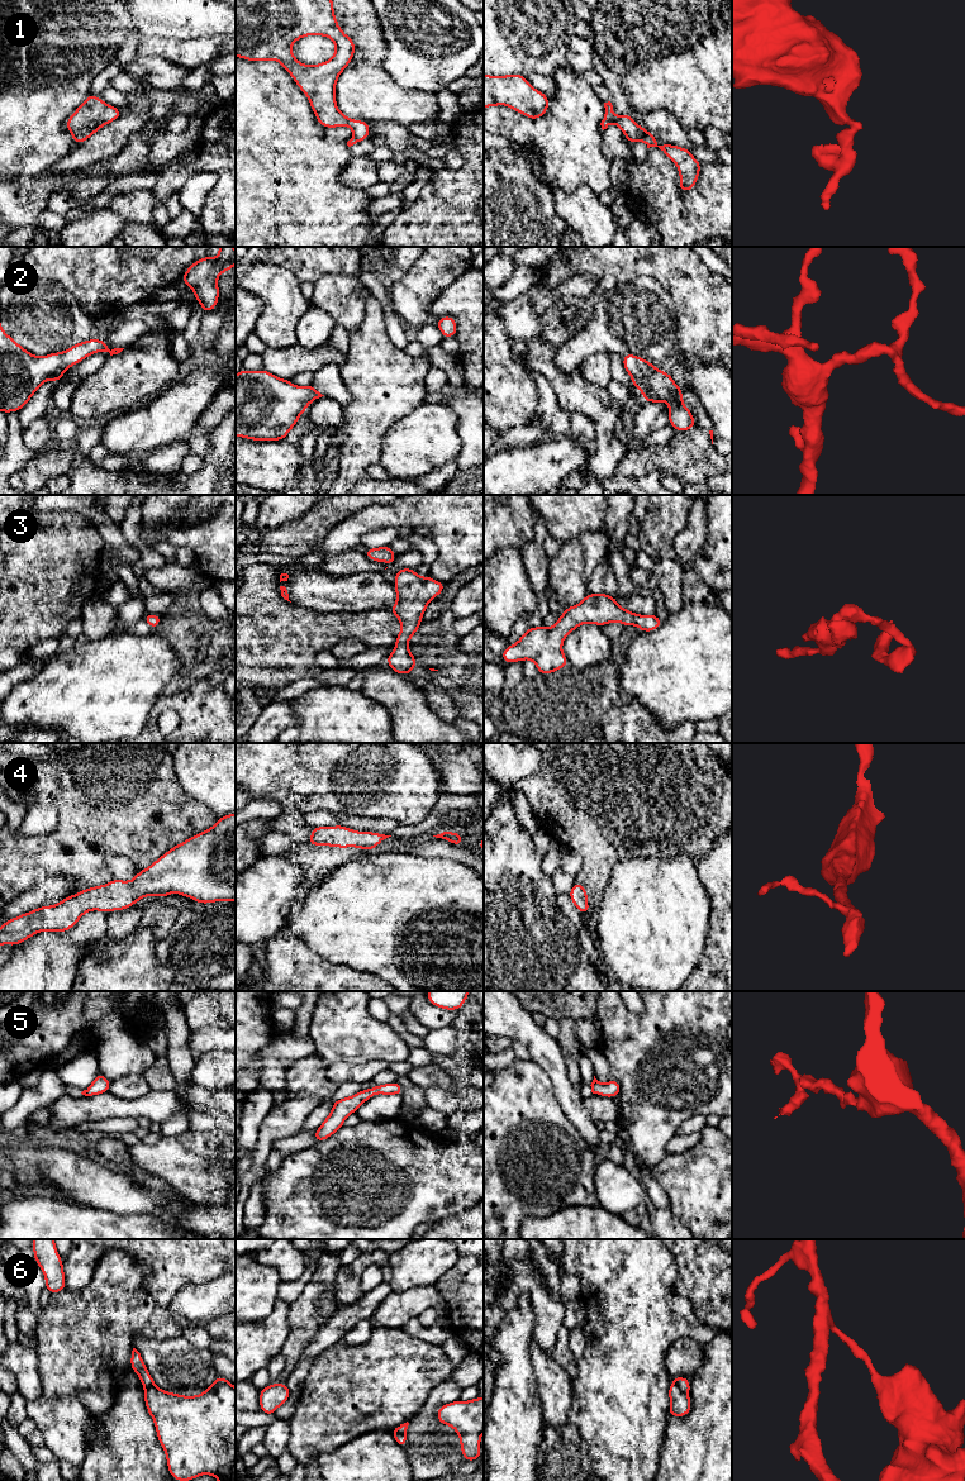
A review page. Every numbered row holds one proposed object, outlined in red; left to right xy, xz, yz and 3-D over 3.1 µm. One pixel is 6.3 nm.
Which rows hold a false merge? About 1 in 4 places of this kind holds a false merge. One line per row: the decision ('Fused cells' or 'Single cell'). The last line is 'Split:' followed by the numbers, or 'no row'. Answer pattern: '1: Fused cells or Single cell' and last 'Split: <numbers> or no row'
1: Single cell
2: Single cell
3: Single cell
4: Single cell
5: Single cell
6: Fused cells
Split: 6

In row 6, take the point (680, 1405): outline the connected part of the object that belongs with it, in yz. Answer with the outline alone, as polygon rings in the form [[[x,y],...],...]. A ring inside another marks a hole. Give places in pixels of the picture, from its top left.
[[[676,1384],[669,1387],[669,1416],[685,1416],[691,1410],[691,1401],[685,1392],[683,1392]]]

